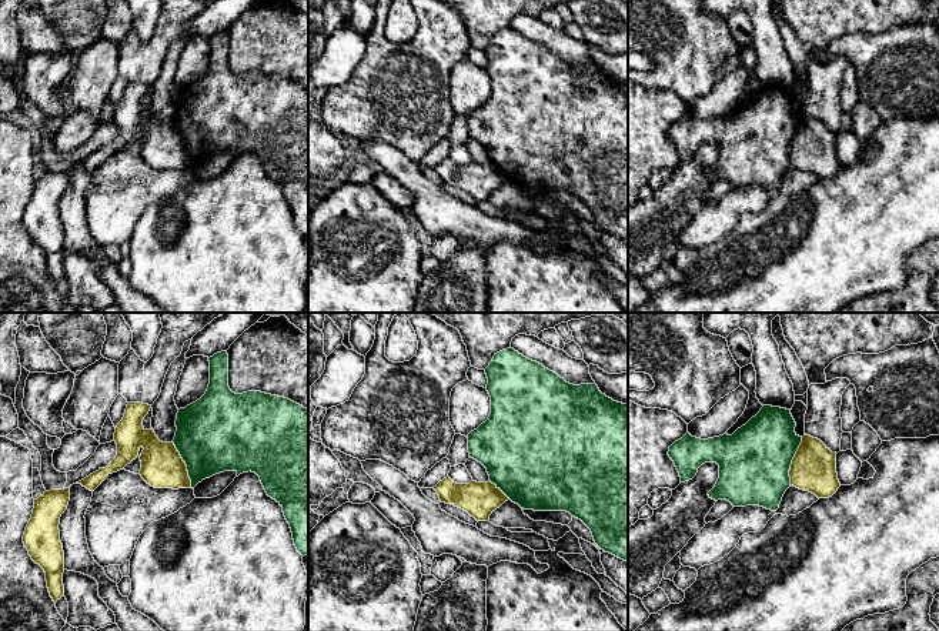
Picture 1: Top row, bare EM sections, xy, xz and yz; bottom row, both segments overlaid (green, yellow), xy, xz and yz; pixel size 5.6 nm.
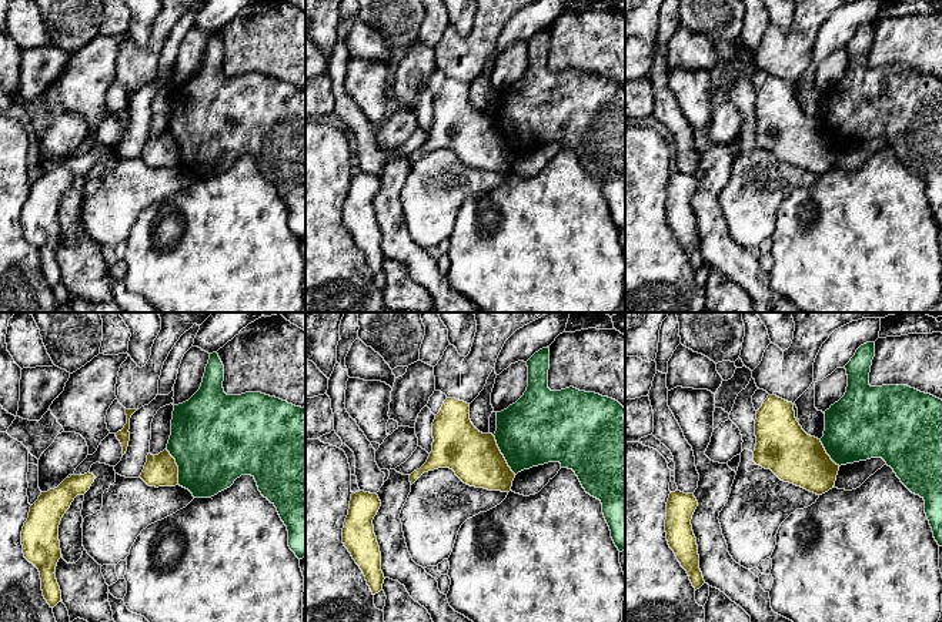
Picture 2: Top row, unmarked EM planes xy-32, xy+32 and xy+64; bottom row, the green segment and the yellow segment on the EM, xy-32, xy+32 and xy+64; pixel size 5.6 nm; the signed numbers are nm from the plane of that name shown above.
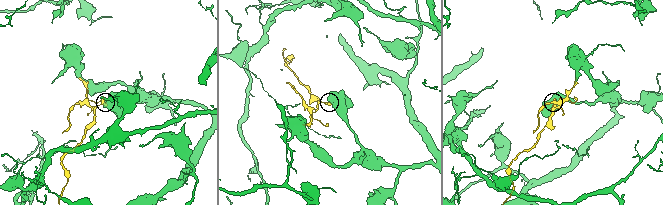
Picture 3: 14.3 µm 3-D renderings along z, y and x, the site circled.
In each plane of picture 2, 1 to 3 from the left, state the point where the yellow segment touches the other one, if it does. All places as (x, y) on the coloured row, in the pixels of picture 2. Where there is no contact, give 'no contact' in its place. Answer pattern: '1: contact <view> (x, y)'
1: contact xy-32 (177, 465)
2: contact xy+32 (503, 454)
3: contact xy+64 (827, 452)

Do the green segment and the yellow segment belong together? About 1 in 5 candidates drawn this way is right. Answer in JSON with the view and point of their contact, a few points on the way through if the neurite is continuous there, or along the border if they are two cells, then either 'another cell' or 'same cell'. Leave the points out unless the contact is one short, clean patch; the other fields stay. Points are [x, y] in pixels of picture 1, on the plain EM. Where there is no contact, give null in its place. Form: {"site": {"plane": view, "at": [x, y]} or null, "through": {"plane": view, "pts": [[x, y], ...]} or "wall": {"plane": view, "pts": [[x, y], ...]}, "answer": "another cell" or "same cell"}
{"site": {"plane": "yz", "at": [791, 142]}, "wall": {"plane": "yz", "pts": [[802, 117], [791, 144], [789, 164]]}, "answer": "another cell"}

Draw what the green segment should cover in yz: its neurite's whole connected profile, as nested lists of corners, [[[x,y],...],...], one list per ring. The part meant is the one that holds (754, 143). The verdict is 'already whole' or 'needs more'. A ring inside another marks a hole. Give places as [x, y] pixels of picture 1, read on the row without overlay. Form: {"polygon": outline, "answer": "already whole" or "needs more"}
{"polygon": [[[763,86],[745,106],[732,116],[701,120],[686,113],[675,121],[668,131],[674,141],[681,163],[692,160],[698,148],[705,143],[719,146],[719,158],[708,173],[709,178],[726,180],[734,187],[759,186],[776,191],[785,171],[791,167],[789,150],[792,140],[802,123],[802,117],[795,113],[796,103],[791,90]]], "answer": "already whole"}

